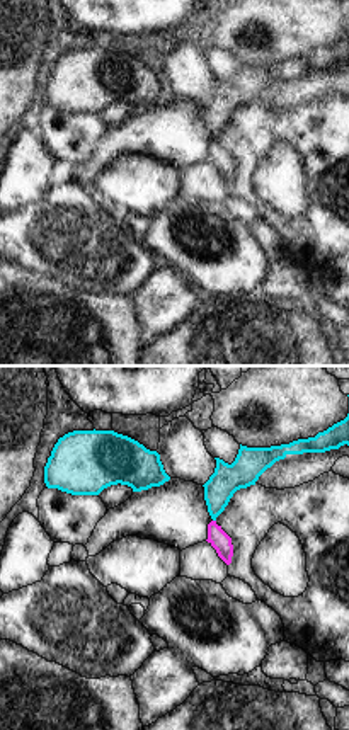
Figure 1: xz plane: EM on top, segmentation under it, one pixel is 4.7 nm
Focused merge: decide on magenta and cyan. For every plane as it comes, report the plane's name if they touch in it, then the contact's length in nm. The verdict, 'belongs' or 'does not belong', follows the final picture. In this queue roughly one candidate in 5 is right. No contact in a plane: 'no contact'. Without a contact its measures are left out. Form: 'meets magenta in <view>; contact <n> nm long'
no contact

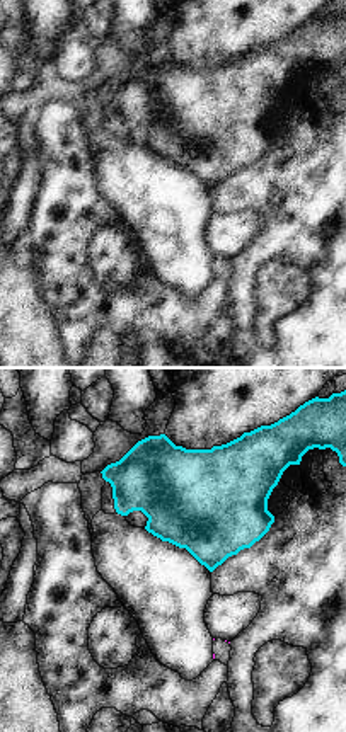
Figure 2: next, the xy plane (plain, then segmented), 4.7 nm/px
no contact

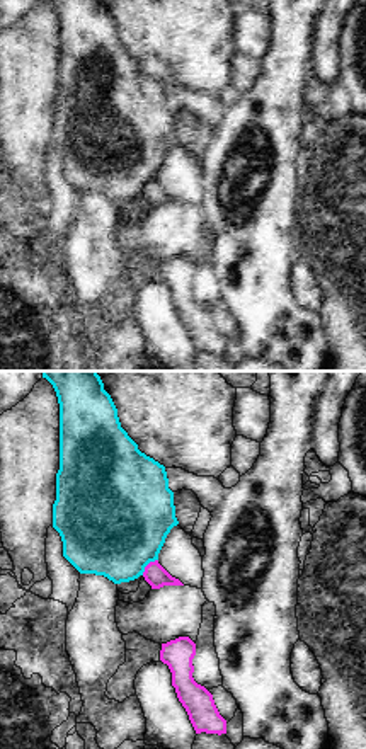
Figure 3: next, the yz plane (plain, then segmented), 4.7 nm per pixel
meets magenta in yz; contact 110 nm long

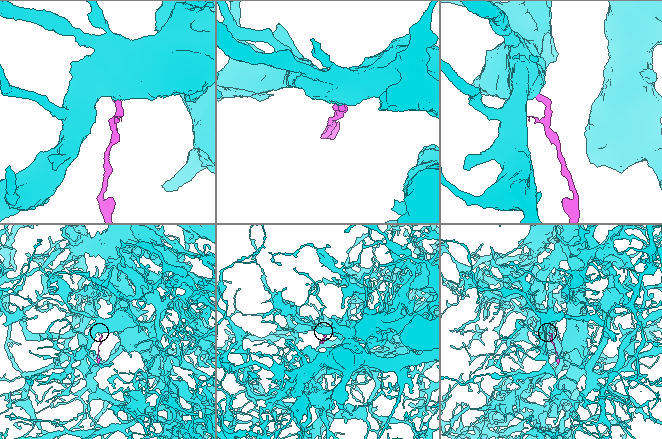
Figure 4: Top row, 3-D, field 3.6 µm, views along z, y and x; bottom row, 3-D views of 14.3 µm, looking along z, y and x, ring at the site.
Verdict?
does not belong

